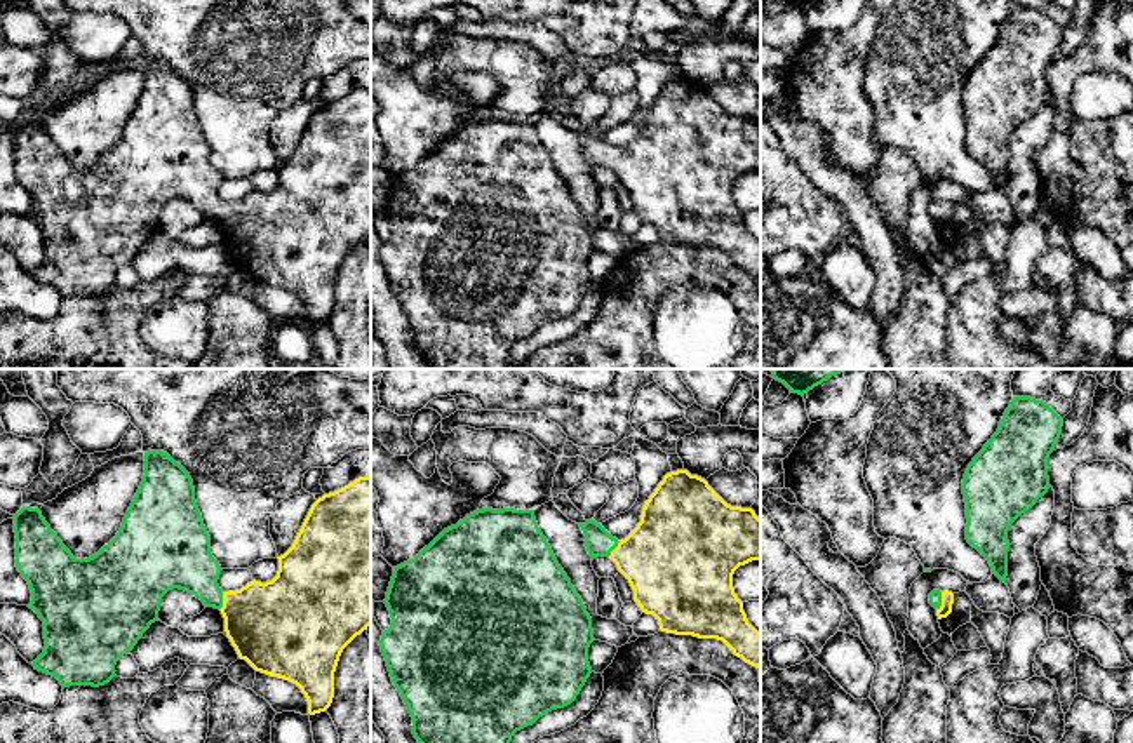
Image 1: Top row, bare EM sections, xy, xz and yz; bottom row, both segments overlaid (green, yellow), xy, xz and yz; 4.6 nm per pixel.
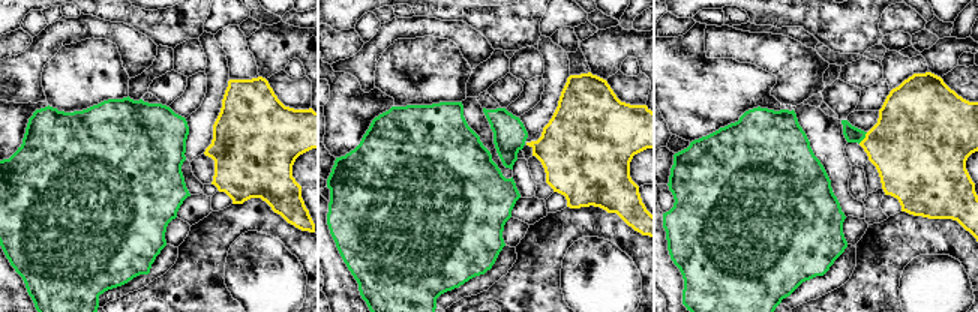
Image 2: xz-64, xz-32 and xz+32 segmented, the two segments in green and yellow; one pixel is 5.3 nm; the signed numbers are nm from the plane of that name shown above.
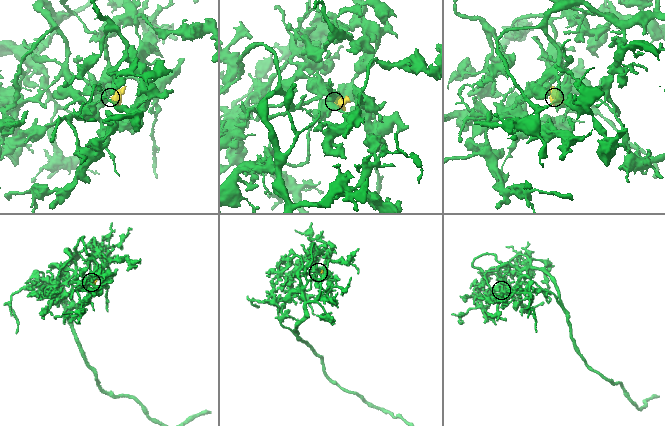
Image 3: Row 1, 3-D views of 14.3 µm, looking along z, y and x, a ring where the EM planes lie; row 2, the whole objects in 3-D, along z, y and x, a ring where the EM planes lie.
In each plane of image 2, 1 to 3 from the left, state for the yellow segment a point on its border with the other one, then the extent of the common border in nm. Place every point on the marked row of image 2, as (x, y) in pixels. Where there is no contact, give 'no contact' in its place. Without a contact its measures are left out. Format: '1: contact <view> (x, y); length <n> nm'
1: no contact
2: no contact
3: contact xz+32 (863, 138); length 80 nm

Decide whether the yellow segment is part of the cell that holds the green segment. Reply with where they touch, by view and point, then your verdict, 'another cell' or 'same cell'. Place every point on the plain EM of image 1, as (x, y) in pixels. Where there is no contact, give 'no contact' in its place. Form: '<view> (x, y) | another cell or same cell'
yz (940, 211) | same cell

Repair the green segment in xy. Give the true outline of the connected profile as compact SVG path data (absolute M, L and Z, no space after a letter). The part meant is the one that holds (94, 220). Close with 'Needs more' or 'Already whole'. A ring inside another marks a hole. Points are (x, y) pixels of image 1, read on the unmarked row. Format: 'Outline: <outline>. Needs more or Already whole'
Outline: M164 61L144 63L143 92L124 127L122 137L117 143L117 146L92 167L75 169L71 162L63 155L63 151L57 148L57 144L50 139L50 136L45 132L38 118L23 117L14 125L14 143L16 143L16 177L21 183L21 186L28 191L31 200L31 212L28 214L28 218L33 219L44 231L45 258L44 263L31 275L35 277L35 280L56 287L63 296L63 299L70 296L99 298L108 294L115 287L117 271L134 259L134 256L150 238L151 233L158 231L162 207L169 200L179 198L200 209L205 218L219 219L225 228L226 247L235 258L238 268L245 270L256 282L296 294L308 311L308 324L315 325L325 322L332 313L334 282L343 259L371 235L371 87L359 87L348 96L318 108L312 115L292 157L284 165L277 167L278 169L277 186L266 193L252 190L251 193L235 202L223 202L218 195L223 179L211 164L211 146L204 136L200 120L197 117L195 97L190 84Z. Needs more

